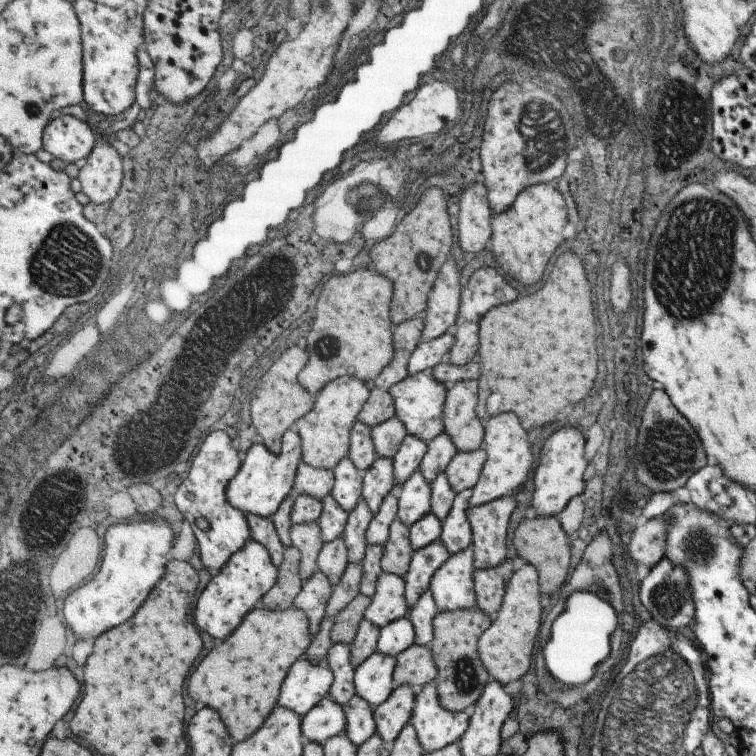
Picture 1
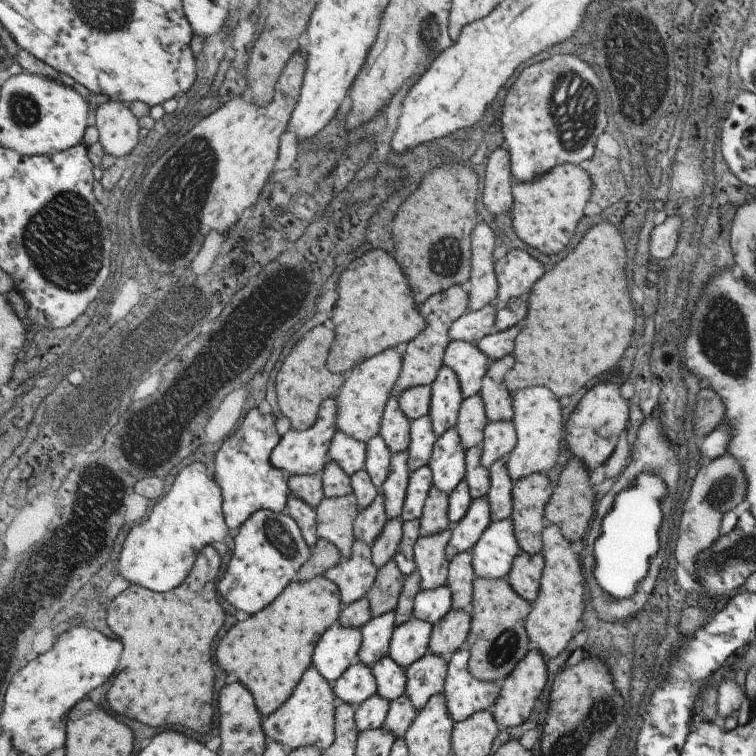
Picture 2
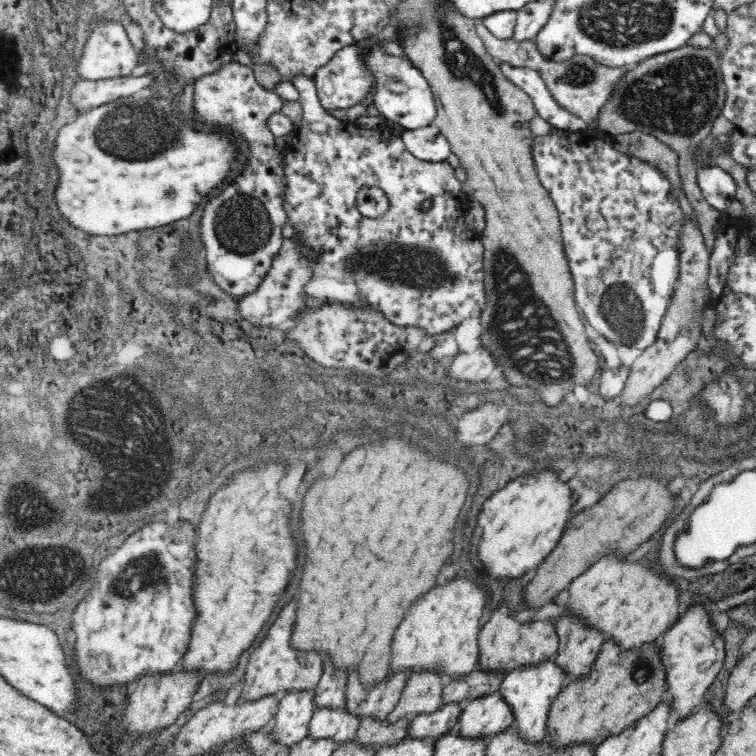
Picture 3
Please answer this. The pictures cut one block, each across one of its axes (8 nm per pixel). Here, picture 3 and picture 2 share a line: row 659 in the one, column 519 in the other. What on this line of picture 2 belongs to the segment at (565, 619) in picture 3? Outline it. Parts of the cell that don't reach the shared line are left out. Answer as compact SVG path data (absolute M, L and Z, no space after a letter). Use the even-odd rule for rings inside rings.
M519 552L511 562L511 570L505 576L505 580L511 586L511 590L515 590L515 594L519 594L523 600L533 604L539 594L539 580L543 574L543 566L545 560L541 554L529 556Z

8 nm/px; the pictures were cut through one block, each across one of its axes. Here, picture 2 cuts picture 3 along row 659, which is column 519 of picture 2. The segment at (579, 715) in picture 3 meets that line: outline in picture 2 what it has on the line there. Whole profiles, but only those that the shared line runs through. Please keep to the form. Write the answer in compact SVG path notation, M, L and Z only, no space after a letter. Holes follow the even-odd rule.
M475 578L473 580L473 594L471 594L471 628L465 640L465 648L469 650L469 662L467 672L481 680L481 682L503 682L515 664L525 658L525 654L531 650L531 642L525 632L525 620L531 612L531 604L523 600L507 580L485 580Z

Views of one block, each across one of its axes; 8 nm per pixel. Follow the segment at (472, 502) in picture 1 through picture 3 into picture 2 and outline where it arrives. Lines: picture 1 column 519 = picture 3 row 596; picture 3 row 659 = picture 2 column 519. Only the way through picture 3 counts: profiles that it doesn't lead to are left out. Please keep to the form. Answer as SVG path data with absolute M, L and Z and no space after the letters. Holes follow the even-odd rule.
M531 386L525 390L519 390L513 396L513 428L515 428L515 448L505 458L505 468L509 472L511 482L517 482L519 478L531 476L531 474L543 474L547 472L559 454L559 440L561 440L561 408L557 402L557 396L543 386Z

